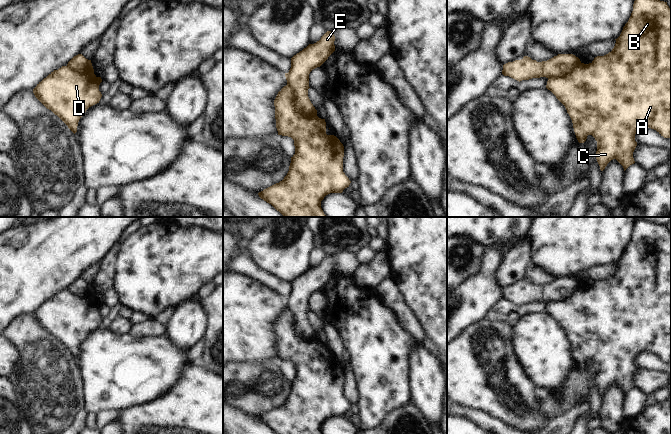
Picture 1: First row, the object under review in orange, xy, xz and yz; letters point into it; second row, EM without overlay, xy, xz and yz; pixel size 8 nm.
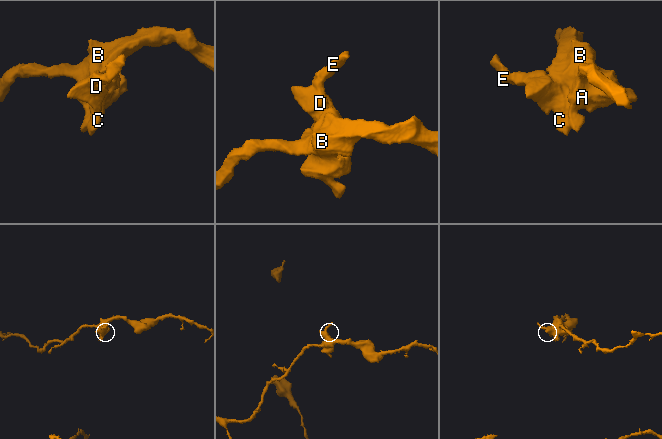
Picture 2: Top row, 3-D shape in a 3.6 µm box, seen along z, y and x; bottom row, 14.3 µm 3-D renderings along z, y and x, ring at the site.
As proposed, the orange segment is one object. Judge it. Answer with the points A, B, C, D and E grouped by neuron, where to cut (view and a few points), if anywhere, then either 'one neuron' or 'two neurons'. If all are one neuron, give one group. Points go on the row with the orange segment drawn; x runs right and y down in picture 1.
A B C D / E | xz (287, 84), (293, 94), (294, 109), (305, 116), (316, 115) | two neurons

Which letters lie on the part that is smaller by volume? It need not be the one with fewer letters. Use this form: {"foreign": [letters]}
{"foreign": ["E"]}

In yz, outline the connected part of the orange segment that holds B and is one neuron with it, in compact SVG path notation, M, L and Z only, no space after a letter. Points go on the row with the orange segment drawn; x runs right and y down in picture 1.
M635 0L631 16L623 27L620 36L615 40L615 46L608 54L595 57L589 64L579 63L564 77L548 78L546 85L546 88L565 106L572 120L578 142L584 143L588 135L592 135L597 141L596 159L601 171L613 159L616 159L623 166L624 171L635 163L633 158L633 152L637 146L635 134L642 128L654 129L664 138L671 137L671 9L667 5L667 2L660 0Z

